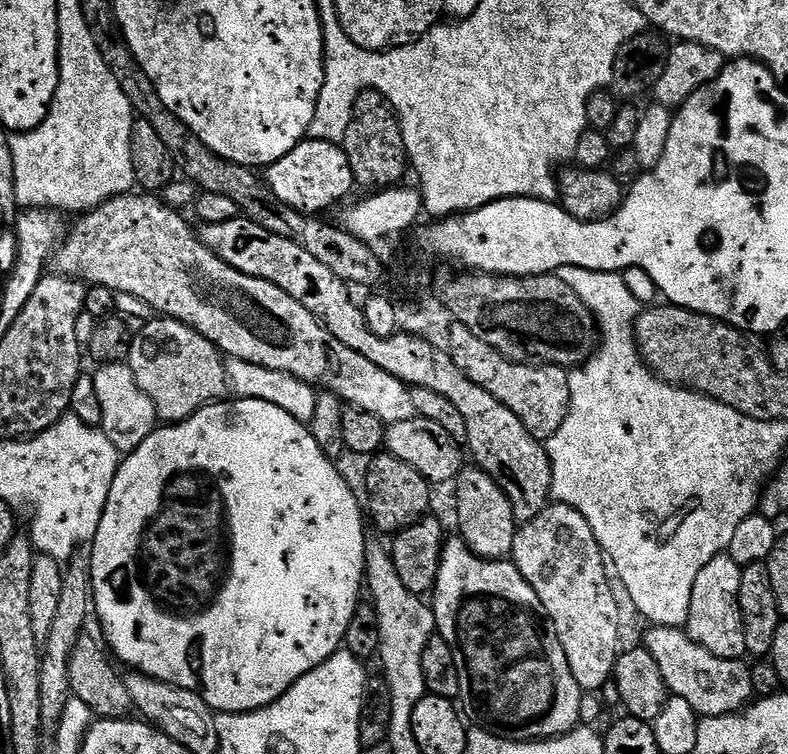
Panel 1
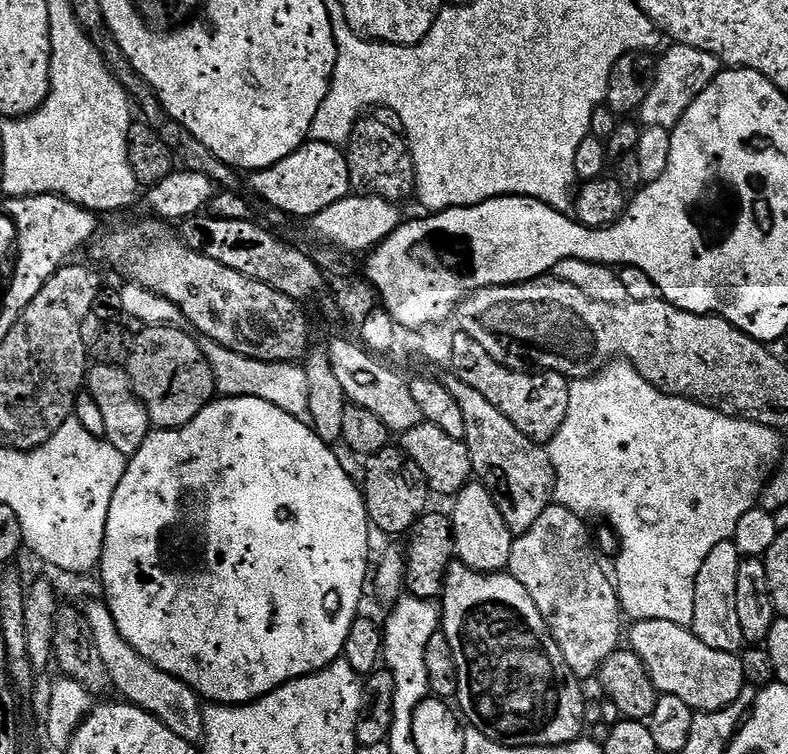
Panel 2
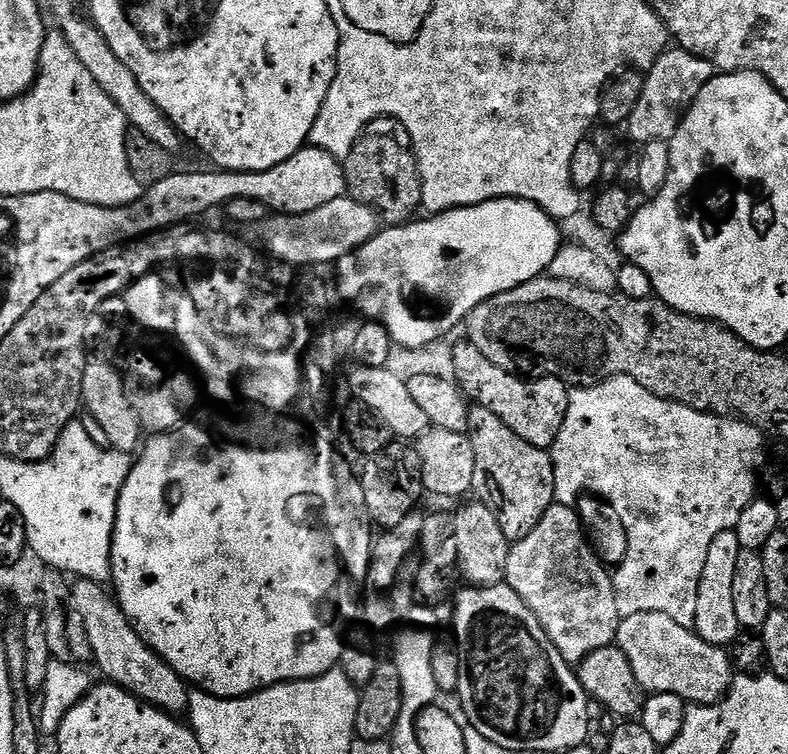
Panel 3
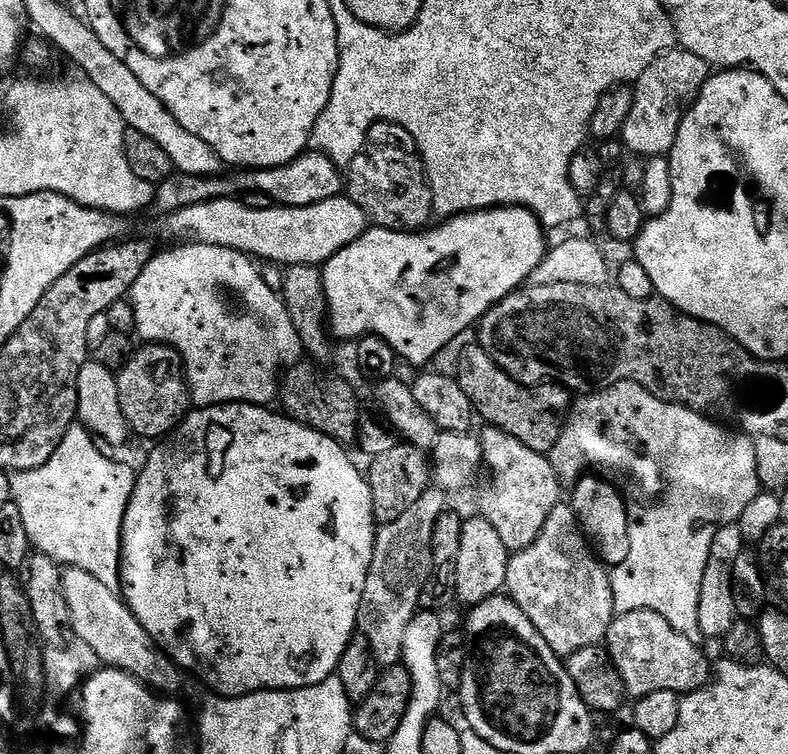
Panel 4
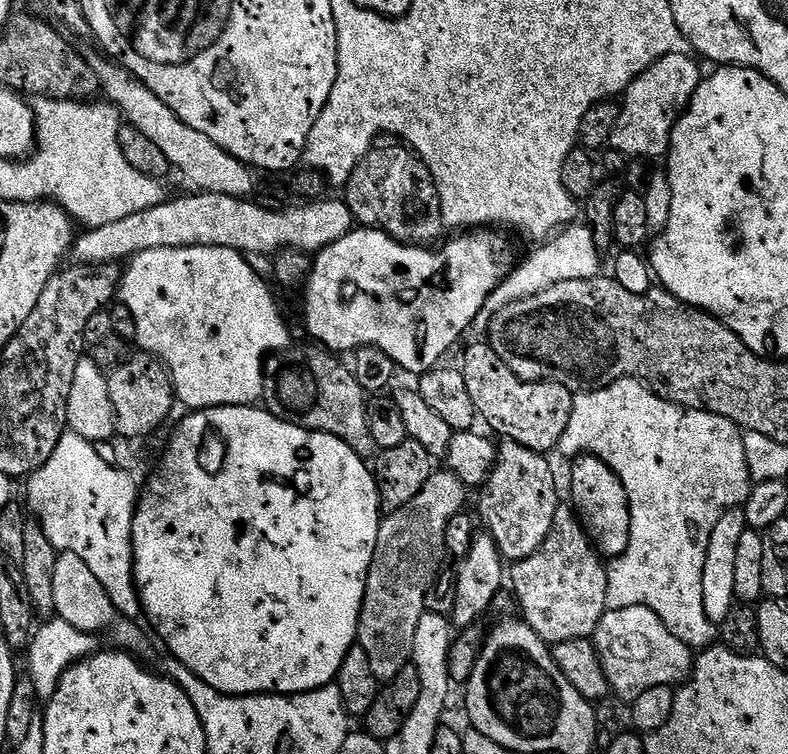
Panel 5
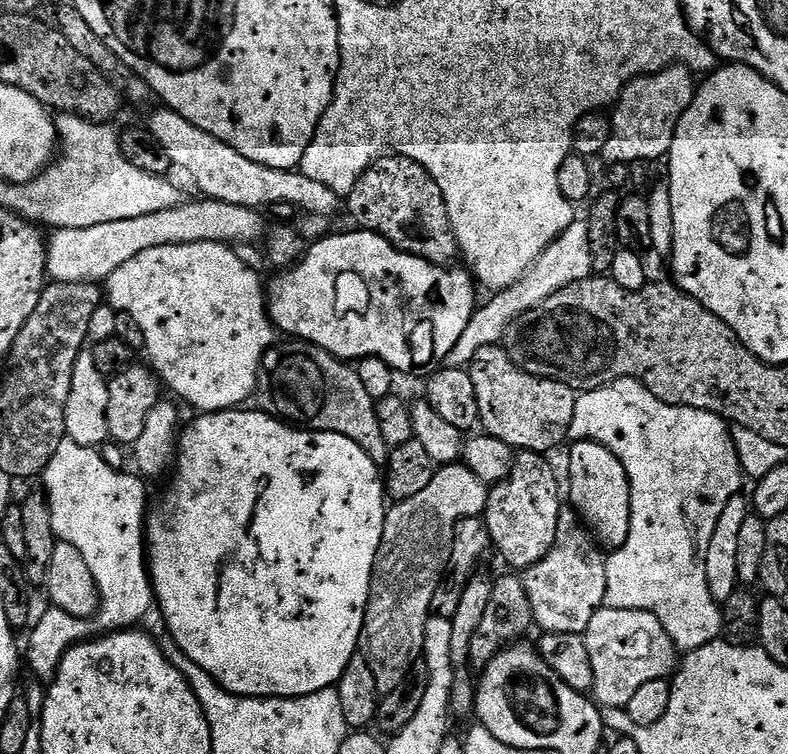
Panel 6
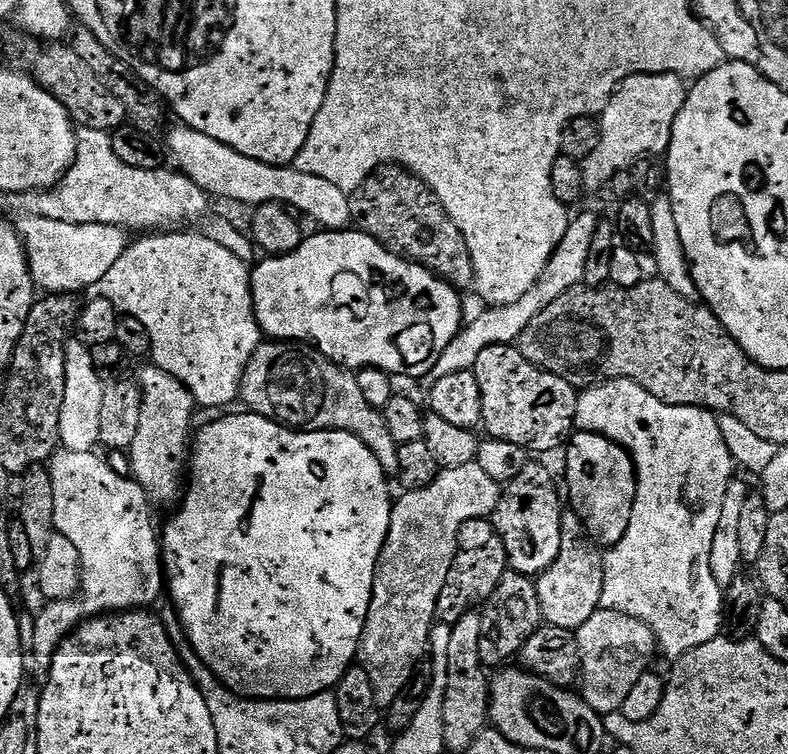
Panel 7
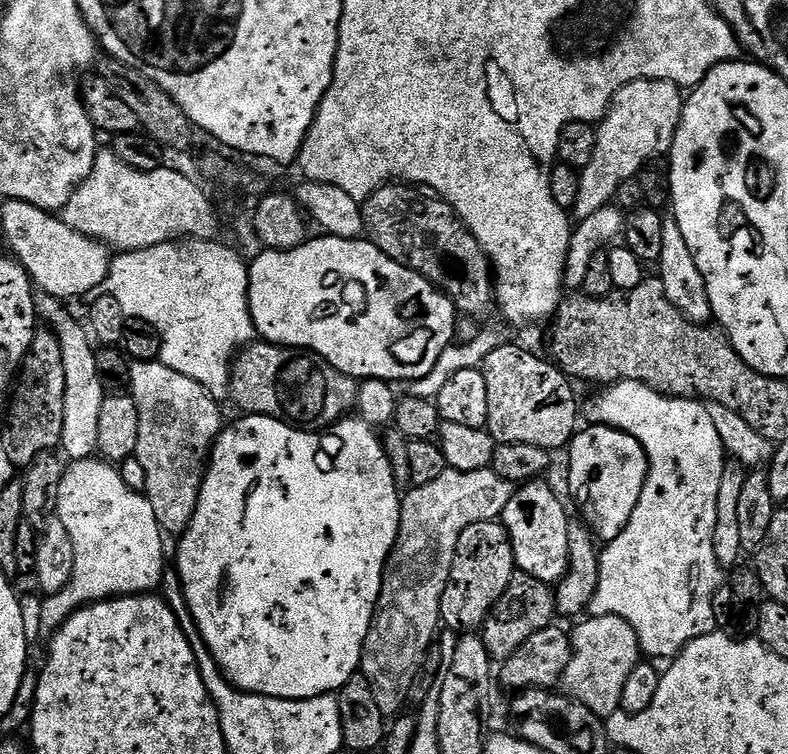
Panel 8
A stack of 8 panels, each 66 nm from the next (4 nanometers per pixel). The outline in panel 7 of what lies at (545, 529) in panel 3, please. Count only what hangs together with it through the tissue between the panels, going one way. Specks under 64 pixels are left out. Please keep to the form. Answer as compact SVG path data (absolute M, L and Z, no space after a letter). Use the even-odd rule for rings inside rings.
M573 510L561 511L562 546L558 558L545 572L535 577L538 598L541 602L543 623L553 628L576 632L595 612L600 611L602 586L604 585L605 553L589 536L583 520Z

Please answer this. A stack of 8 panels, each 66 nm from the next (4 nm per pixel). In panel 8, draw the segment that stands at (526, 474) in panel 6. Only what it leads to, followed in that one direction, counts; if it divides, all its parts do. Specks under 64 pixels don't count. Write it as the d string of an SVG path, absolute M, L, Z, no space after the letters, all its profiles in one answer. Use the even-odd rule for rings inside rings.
M543 479L529 480L517 487L502 513L504 529L514 550L516 567L549 586L555 585L568 568L568 525L570 517L556 492Z

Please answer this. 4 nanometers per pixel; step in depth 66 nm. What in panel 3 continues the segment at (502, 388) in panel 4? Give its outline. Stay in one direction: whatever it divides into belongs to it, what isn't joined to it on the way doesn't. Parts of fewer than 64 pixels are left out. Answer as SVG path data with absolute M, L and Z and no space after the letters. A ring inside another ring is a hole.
M461 338L452 348L452 372L473 405L490 410L490 414L498 414L498 418L502 418L518 438L530 442L530 446L551 449L562 422L566 422L570 388L564 381L553 376L525 378L502 370L502 366L494 366L494 362L467 338Z

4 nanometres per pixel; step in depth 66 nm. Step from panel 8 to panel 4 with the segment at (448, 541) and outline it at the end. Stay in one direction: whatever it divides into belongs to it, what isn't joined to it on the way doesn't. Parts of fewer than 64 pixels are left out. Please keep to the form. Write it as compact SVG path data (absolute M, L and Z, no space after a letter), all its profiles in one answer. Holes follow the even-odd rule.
M429 487L422 498L402 514L402 518L379 525L356 626L359 635L370 642L370 650L374 650L374 658L381 669L393 668L403 661L406 630L410 630L410 622L417 619L421 611L429 587L428 579L432 576L432 568L437 567L434 551L436 527L449 507L447 499L449 497L439 487Z

